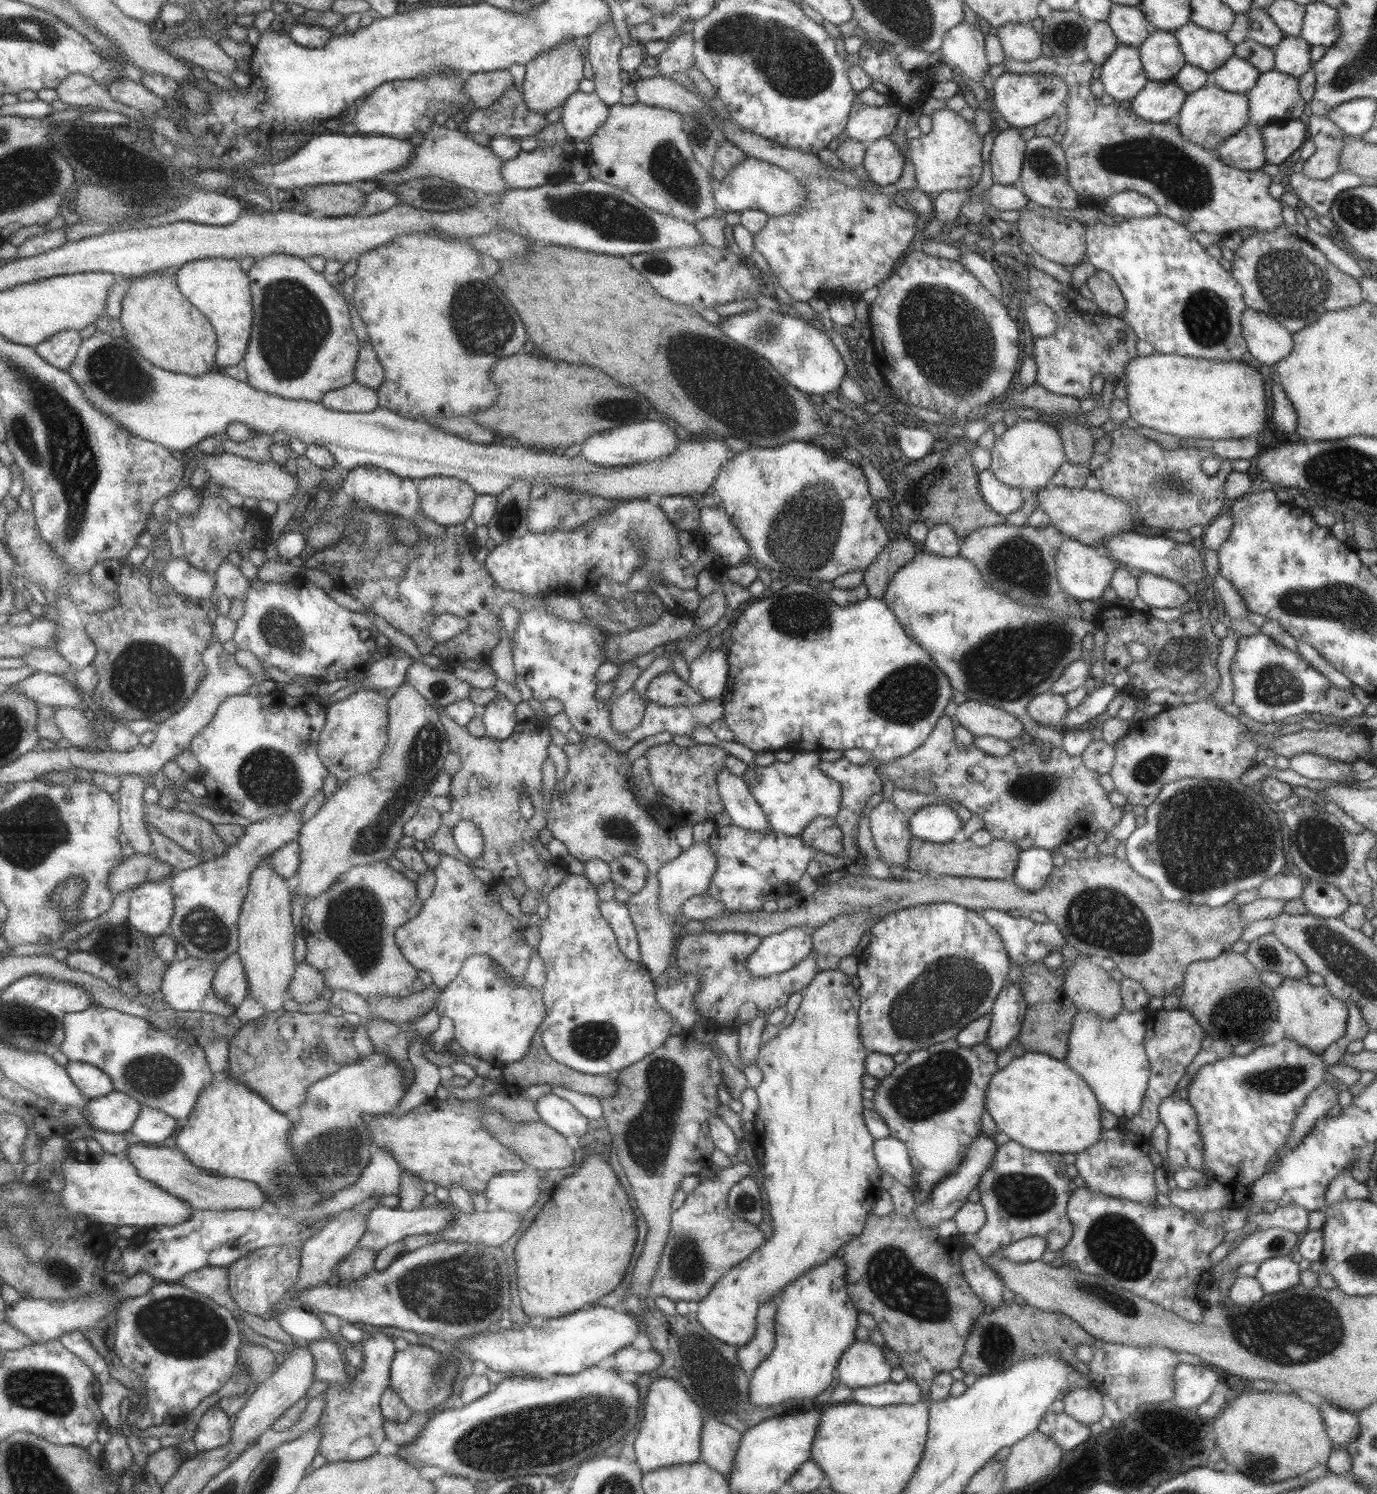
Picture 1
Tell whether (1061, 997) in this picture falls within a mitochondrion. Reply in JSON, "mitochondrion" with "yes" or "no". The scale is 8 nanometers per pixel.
{"mitochondrion":"no"}

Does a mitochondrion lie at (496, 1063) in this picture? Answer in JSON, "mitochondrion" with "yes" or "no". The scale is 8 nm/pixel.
{"mitochondrion":"no"}

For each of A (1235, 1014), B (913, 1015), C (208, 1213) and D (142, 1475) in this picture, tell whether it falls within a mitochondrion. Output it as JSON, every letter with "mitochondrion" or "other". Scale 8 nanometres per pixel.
{"A":"mitochondrion","B":"mitochondrion","C":"other","D":"other"}

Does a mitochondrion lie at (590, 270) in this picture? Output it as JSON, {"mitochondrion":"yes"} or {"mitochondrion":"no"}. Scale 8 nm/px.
{"mitochondrion":"no"}

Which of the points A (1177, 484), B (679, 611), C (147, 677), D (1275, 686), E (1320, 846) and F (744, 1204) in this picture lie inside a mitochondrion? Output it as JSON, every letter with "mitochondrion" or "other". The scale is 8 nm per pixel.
{"A":"mitochondrion","B":"other","C":"mitochondrion","D":"mitochondrion","E":"mitochondrion","F":"mitochondrion"}

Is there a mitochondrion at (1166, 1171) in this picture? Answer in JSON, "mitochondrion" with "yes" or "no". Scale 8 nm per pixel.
{"mitochondrion":"no"}

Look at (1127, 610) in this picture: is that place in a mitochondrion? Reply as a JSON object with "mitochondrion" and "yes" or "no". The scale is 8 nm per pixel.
{"mitochondrion":"no"}

